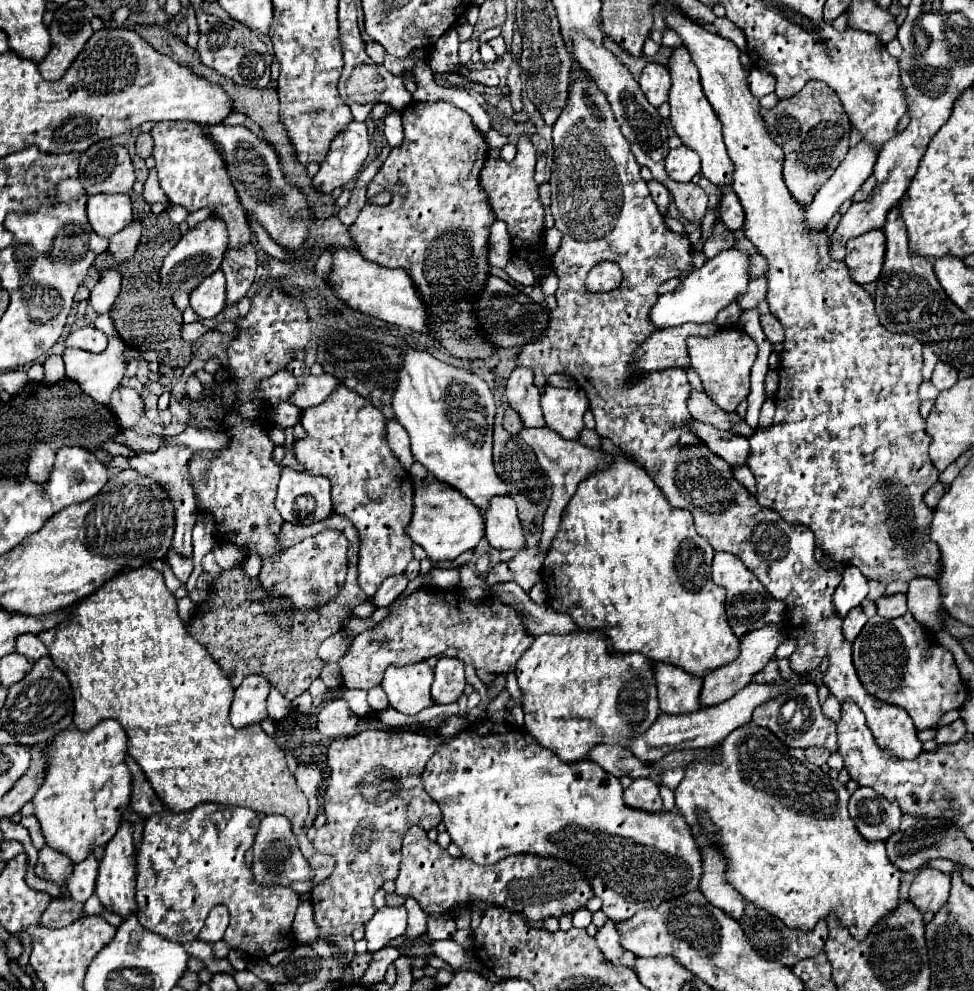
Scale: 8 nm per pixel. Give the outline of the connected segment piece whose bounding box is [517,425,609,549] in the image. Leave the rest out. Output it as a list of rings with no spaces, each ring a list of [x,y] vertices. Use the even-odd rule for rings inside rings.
[[[547,425],[545,427],[521,427],[521,431],[517,435],[535,451],[537,461],[545,469],[545,473],[547,473],[547,477],[551,481],[551,487],[553,487],[553,497],[551,497],[549,509],[547,509],[545,519],[543,519],[543,531],[541,531],[541,541],[539,541],[541,549],[549,549],[549,545],[555,539],[555,535],[559,531],[559,525],[561,525],[561,511],[569,503],[569,499],[575,493],[579,481],[589,477],[591,473],[599,471],[601,467],[605,467],[609,457],[603,451],[587,449],[579,441],[563,439],[559,433],[553,433],[553,429],[549,429]]]

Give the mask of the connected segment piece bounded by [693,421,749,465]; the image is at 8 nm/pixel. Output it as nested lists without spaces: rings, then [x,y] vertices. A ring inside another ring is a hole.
[[[693,421],[693,431],[701,441],[709,445],[709,449],[723,457],[729,465],[745,465],[749,459],[749,441],[743,435],[735,435],[733,431],[719,431],[713,425],[703,425]]]

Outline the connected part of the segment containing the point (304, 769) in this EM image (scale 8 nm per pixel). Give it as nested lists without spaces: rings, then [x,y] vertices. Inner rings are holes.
[[[299,764],[296,772],[295,779],[297,779],[297,785],[299,789],[305,793],[307,801],[309,801],[309,817],[305,819],[305,825],[303,825],[303,833],[307,833],[311,829],[311,823],[315,821],[317,817],[317,811],[319,811],[319,803],[317,799],[318,783],[324,779],[323,772],[318,768],[312,768]]]

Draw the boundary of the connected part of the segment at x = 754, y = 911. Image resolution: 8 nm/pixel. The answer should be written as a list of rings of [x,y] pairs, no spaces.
[[[745,901],[745,917],[739,919],[739,925],[741,925],[749,945],[753,945],[753,949],[757,949],[757,953],[761,953],[761,957],[765,957],[767,961],[777,961],[785,967],[791,967],[801,959],[817,955],[823,949],[825,939],[827,939],[825,921],[817,921],[815,929],[811,929],[809,933],[803,933],[801,929],[789,929],[781,919],[773,917],[771,913],[765,913],[765,909],[757,909],[757,905],[753,905],[751,901]]]

